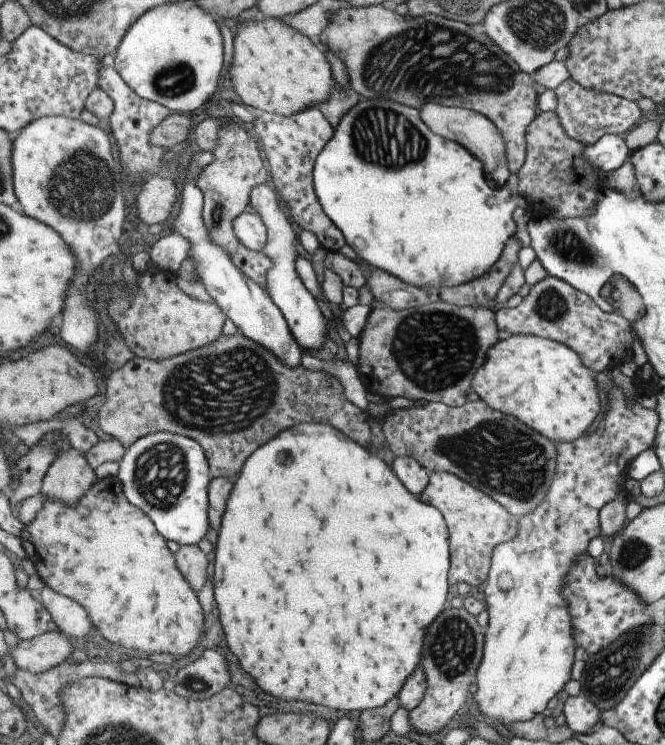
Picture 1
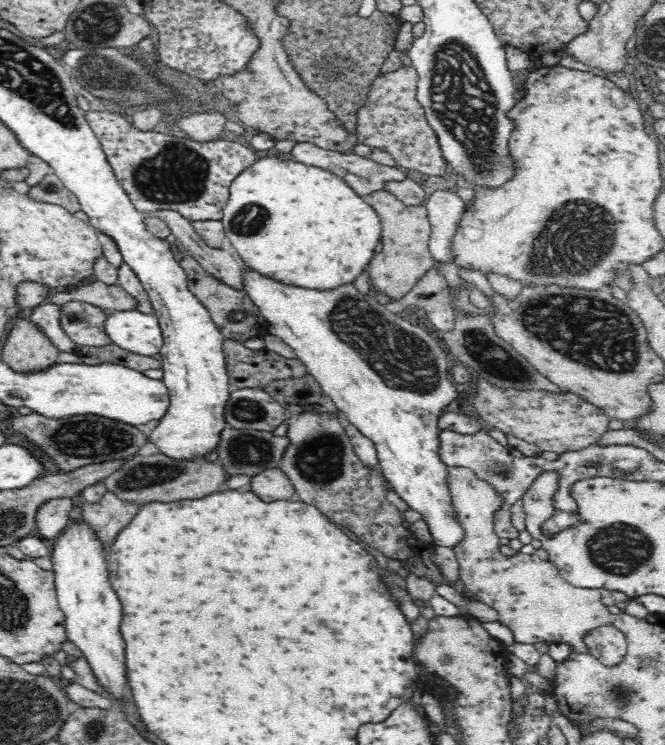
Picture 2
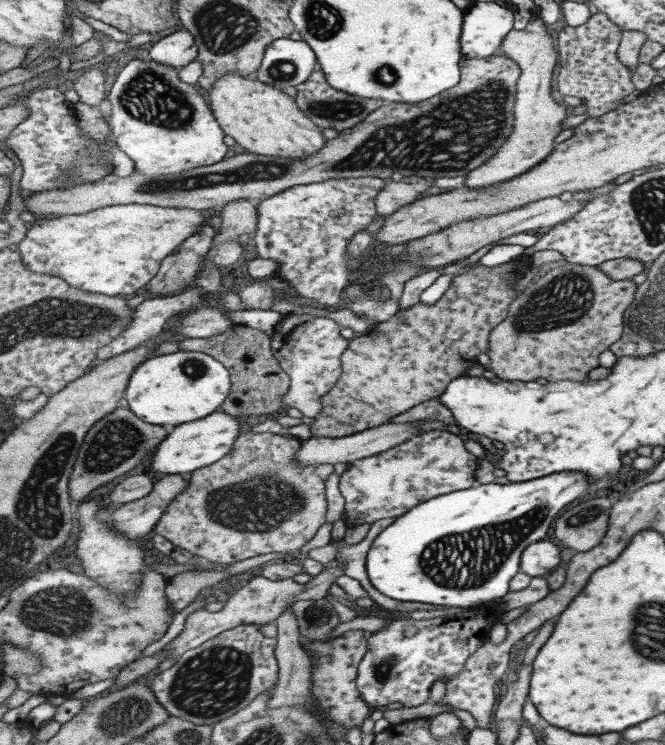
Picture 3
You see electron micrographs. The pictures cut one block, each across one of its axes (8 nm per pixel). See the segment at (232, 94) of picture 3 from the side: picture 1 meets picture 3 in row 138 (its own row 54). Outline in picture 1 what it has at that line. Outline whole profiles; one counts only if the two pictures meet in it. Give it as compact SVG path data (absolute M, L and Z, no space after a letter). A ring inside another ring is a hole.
M265 18L259 24L239 24L233 44L231 96L241 104L263 110L263 114L277 114L291 118L295 114L319 108L335 92L331 64L319 44L287 26L281 18Z

